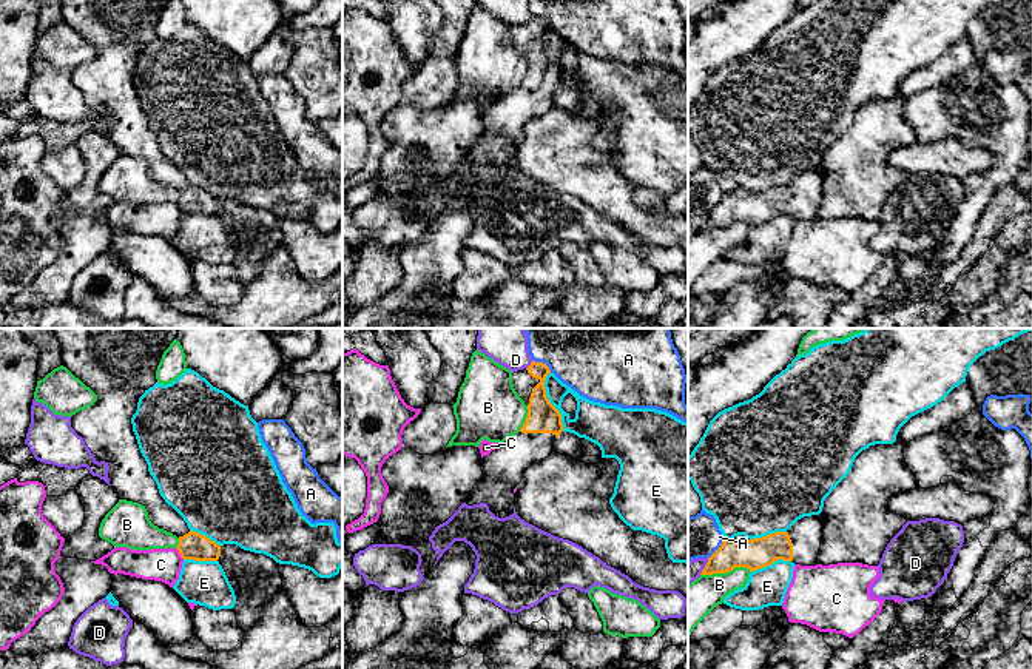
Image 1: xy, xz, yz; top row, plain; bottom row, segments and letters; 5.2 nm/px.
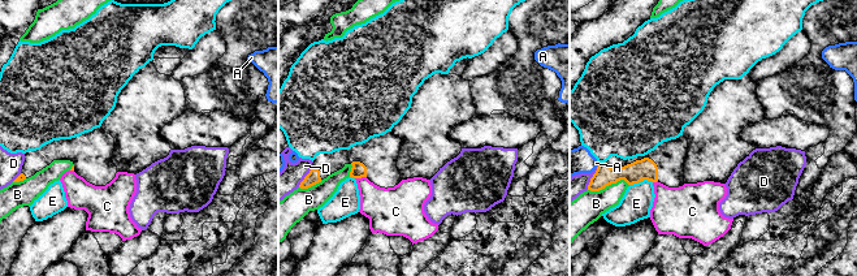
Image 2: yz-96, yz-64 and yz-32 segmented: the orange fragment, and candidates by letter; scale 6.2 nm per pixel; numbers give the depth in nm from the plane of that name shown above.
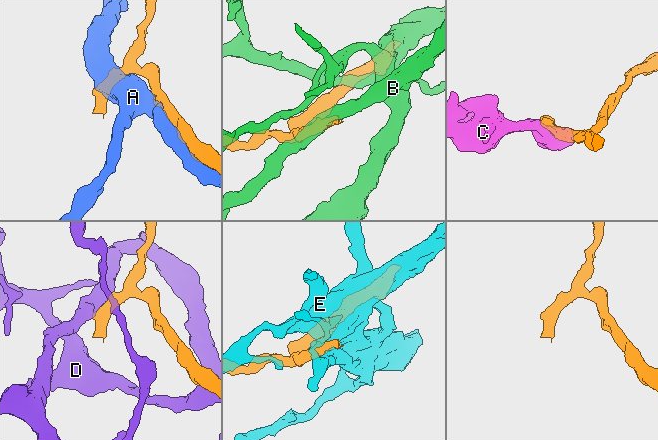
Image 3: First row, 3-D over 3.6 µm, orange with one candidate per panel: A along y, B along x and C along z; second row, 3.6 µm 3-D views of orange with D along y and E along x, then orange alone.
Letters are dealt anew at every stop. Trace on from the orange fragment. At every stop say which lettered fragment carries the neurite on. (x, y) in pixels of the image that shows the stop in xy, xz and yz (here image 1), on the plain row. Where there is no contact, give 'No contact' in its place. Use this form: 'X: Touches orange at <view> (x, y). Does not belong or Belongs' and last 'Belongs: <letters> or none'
A: Touches orange at xz (542, 17). Does not belong
B: Touches orange at yz (725, 227). Does not belong
C: Touches orange at xy (179, 207). Does not belong
D: Touches orange at xz (529, 20). Does not belong
E: Touches orange at xz (548, 56). Does not belong
Belongs: none

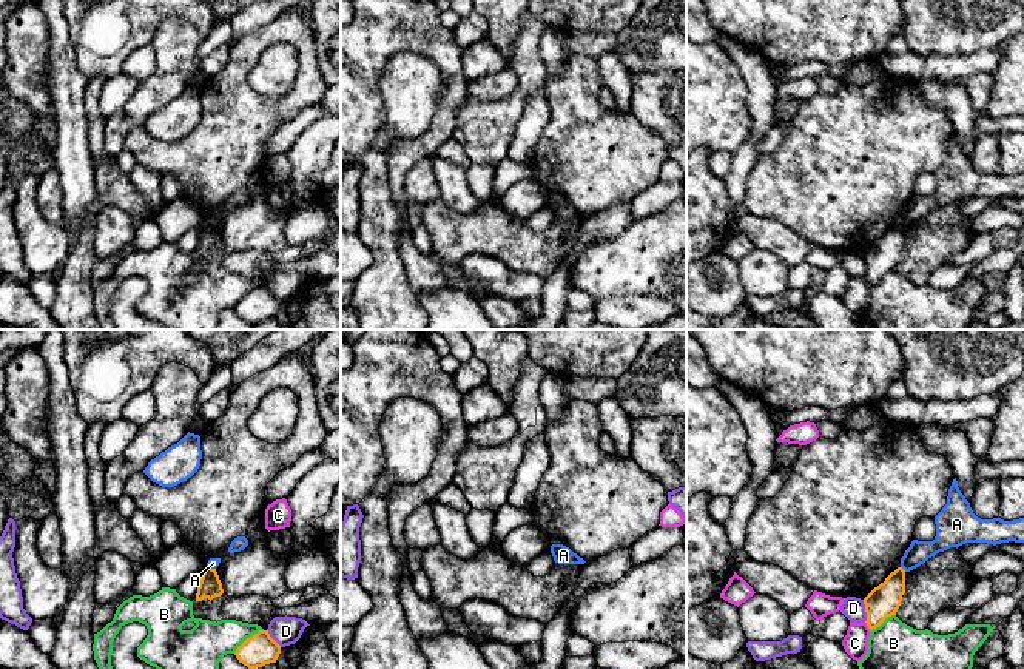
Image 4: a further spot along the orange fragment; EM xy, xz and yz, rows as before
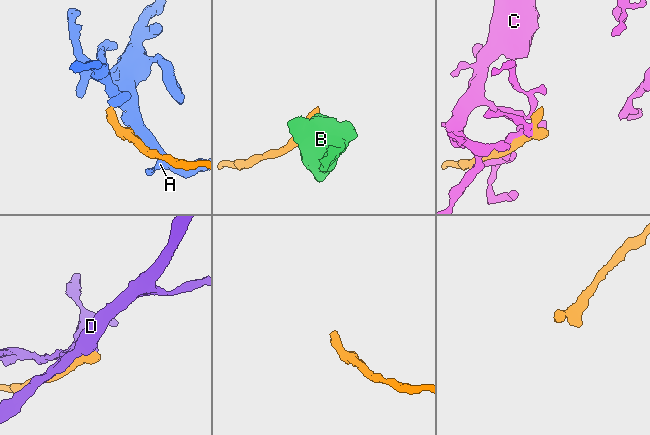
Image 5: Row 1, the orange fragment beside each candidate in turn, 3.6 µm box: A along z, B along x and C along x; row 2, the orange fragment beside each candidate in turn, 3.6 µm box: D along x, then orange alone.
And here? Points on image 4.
A: Touches orange at yz (902, 224). Does not belong
B: Touches orange at xy (247, 293). Does not belong
C: Touches orange at yz (867, 279). Does not belong
D: Touches orange at yz (865, 265). Does not belong
Belongs: none

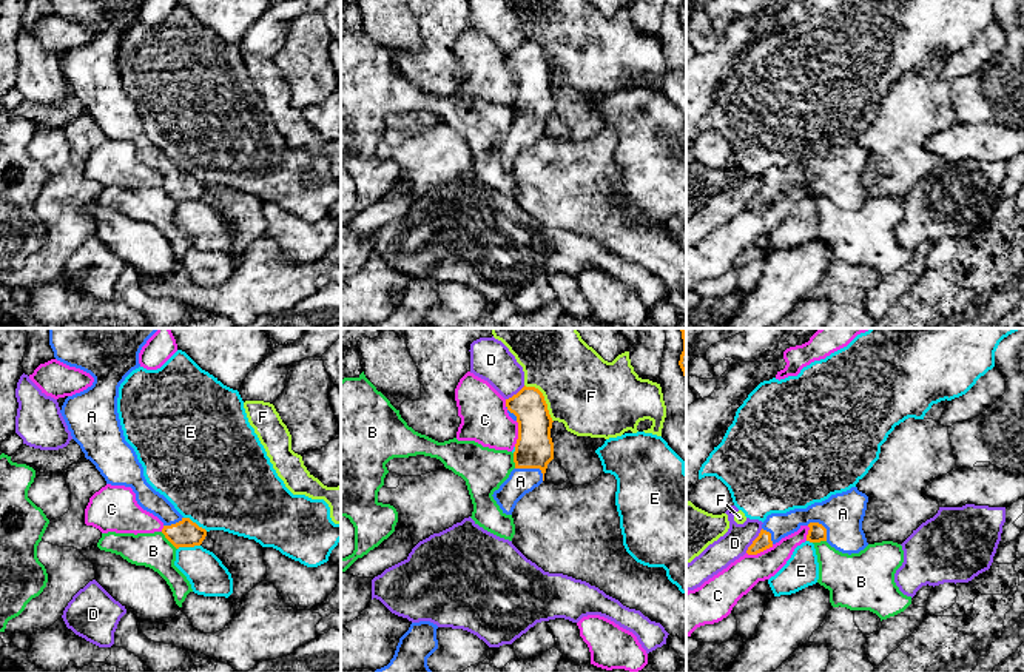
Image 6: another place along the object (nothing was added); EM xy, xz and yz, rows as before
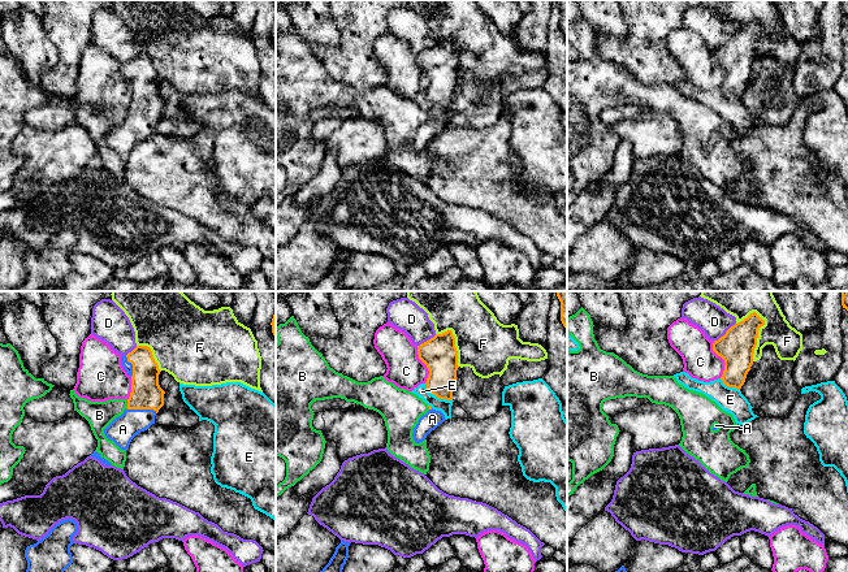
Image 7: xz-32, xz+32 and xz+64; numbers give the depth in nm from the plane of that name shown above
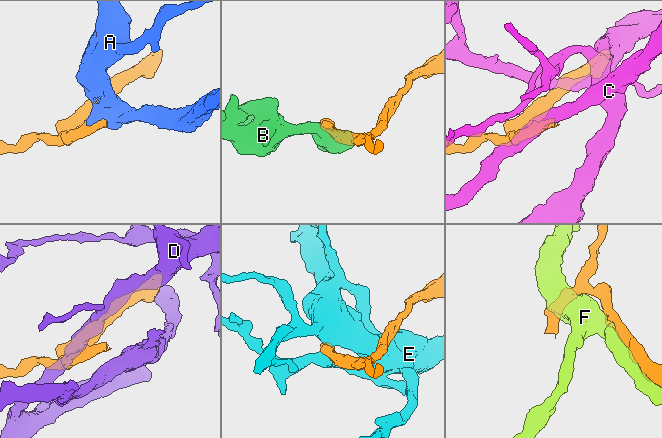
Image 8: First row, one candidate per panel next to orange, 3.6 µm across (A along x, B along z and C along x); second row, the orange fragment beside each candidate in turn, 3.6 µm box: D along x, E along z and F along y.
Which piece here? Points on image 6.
A: Touches orange at xz (532, 122). Belongs
B: Touches orange at xy (168, 194). Does not belong
C: Touches orange at yz (759, 207). Does not belong
D: Touches orange at yz (753, 196). Does not belong
E: Touches orange at xy (195, 178). Does not belong
F: Touches orange at xz (543, 54). Does not belong
Belongs: A

